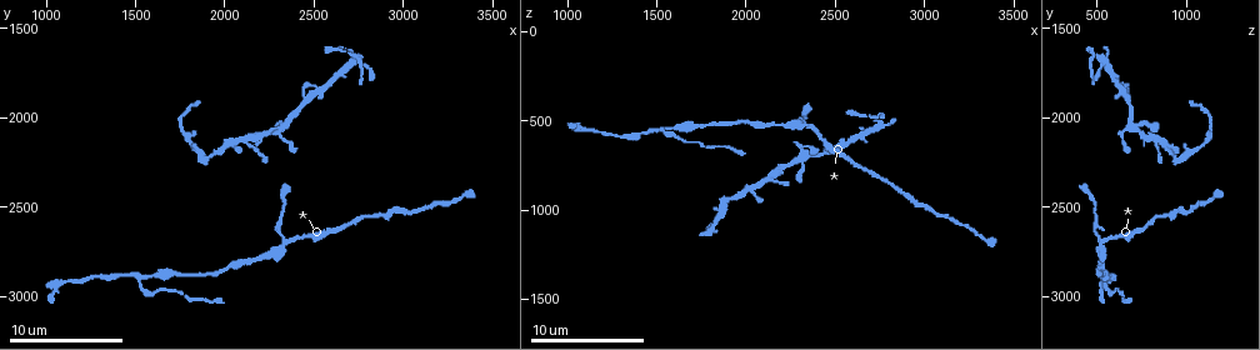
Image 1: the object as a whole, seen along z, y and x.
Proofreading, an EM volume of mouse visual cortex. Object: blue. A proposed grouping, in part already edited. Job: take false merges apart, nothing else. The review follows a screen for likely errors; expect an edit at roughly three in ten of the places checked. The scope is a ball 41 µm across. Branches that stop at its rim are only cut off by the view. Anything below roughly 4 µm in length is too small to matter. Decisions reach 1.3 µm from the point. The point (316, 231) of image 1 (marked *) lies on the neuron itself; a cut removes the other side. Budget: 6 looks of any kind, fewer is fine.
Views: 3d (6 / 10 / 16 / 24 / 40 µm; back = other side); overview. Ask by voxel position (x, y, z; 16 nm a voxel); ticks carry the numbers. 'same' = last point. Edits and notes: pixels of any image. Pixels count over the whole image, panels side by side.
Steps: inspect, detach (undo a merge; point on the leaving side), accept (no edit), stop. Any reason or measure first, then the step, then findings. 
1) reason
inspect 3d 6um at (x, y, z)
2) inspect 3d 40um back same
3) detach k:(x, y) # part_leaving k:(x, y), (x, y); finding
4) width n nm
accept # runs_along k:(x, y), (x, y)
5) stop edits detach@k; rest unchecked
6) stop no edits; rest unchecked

inspect 3d 16um at (2320, 2700, 520)

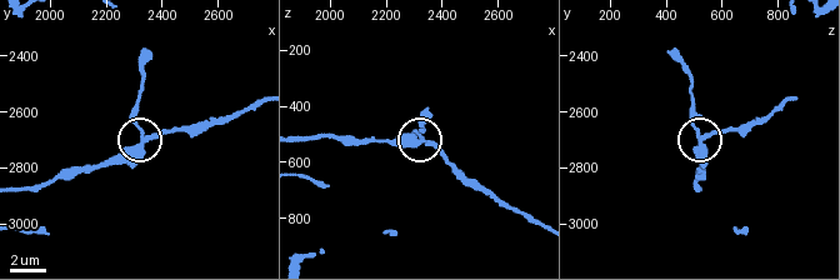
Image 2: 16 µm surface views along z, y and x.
other side
inspect 3d 16um back at (2330, 2720, 520)

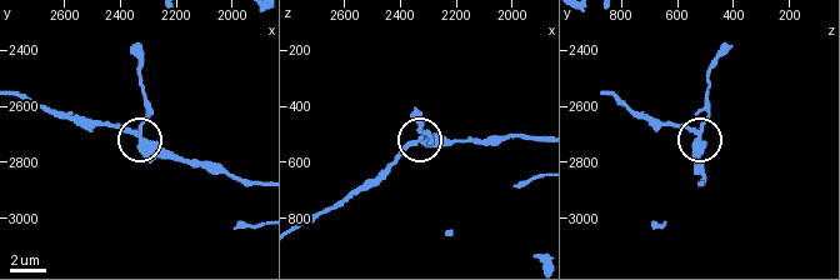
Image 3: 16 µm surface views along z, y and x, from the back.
arms 4
detach 3:(150, 116) # part_leaving 3:(700, 138), (709, 113), (709, 68), (725, 43); two neurons meet here

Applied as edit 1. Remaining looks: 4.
inspect overview

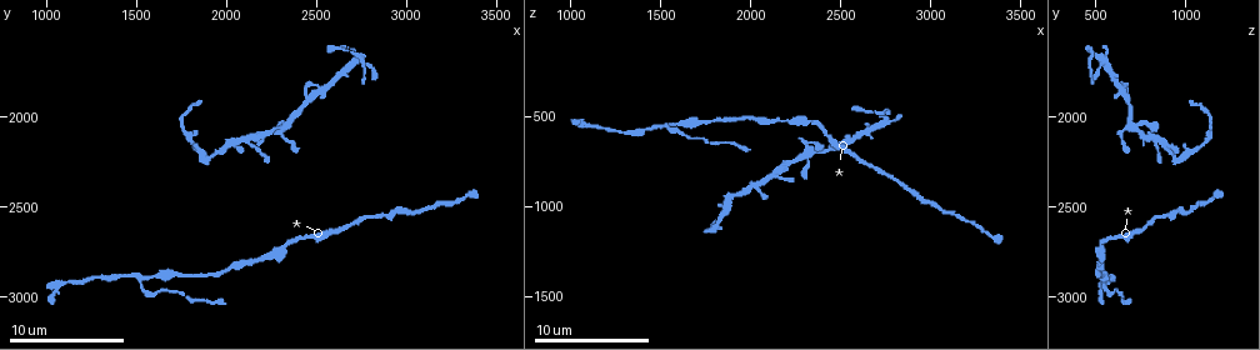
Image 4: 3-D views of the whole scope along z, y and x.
branch point
inspect 3d 16um at (1520, 2900, 560)

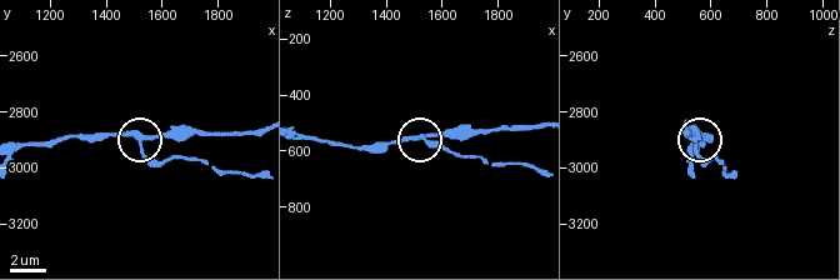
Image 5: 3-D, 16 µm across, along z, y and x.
width 200 nm
detach 5:(148, 161) # part_leaving 5:(136, 140), (161, 161), (194, 156), (256, 174); two neurons meet here

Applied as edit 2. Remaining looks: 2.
three-way junction
inspect 3d 10um at (2300, 2080, 720)

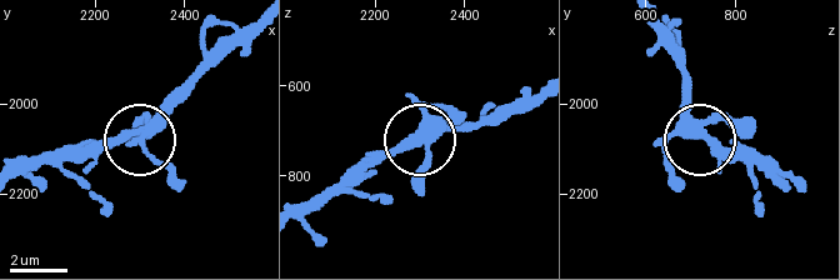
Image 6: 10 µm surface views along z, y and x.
width 330 nm
accept # one neuron here

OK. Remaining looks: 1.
stop edits detach@3, detach@5; rest unchecked

